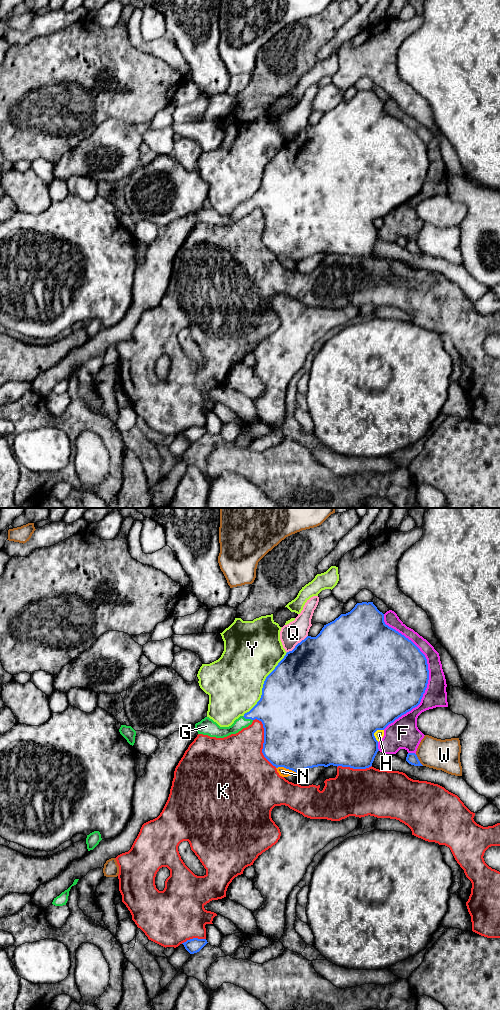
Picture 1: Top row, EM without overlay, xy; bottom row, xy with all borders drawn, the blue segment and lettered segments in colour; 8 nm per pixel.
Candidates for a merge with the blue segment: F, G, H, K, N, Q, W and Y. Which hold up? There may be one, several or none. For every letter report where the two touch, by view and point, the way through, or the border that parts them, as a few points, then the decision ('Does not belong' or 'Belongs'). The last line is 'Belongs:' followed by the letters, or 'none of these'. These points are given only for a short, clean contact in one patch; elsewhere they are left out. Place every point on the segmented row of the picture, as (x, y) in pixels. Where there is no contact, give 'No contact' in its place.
F: Touches blue at xy (428, 672). Does not belong
G: Touches blue at xy (247, 718). Path across: xy (277, 710), (259, 711), (247, 718), (233, 729), (220, 732). Belongs
H: Touches blue at xy (374, 732). Does not belong
K: Touches blue at xy (264, 742). Does not belong
N: Touches blue at xy (286, 768). Boundary: xy (276, 767), (285, 767), (296, 773). Does not belong
Q: Touches blue at xy (297, 644). Does not belong
W: Touches blue at xy (418, 760). Does not belong
Y: Touches blue at xy (263, 685). Does not belong
Belongs: G

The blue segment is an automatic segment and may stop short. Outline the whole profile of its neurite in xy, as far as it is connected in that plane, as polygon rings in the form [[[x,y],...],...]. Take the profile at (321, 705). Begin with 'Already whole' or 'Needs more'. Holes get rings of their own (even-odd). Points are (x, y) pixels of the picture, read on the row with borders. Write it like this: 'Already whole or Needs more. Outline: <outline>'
Needs more. Outline: [[[373,602],[357,603],[350,612],[341,614],[334,621],[324,625],[316,637],[307,636],[304,640],[298,643],[292,651],[287,652],[275,669],[266,677],[262,688],[262,695],[257,704],[249,712],[236,719],[231,726],[220,727],[212,719],[205,717],[195,724],[195,729],[198,734],[224,738],[231,734],[238,733],[257,719],[262,722],[264,728],[262,753],[276,768],[284,767],[296,773],[308,768],[318,766],[328,767],[330,765],[350,767],[353,769],[366,769],[372,766],[374,758],[379,751],[378,741],[376,740],[374,733],[377,730],[384,730],[396,719],[417,707],[425,693],[428,680],[429,670],[427,659],[420,649],[404,635],[386,625],[384,622],[384,614],[377,609]]]

